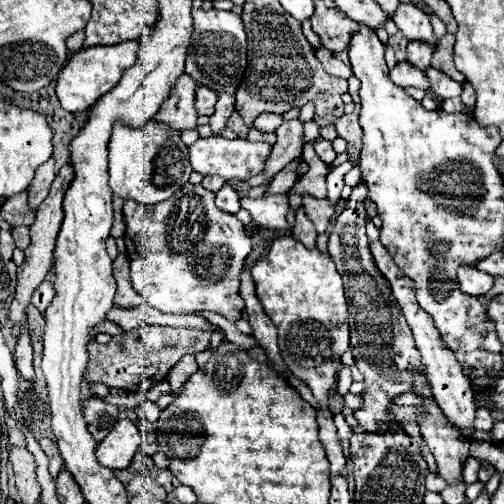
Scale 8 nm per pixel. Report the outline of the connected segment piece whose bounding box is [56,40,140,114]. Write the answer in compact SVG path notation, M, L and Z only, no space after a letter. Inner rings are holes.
M130 40L116 46L86 46L74 52L74 56L70 58L70 62L66 62L56 80L56 96L60 100L60 106L72 114L86 112L88 108L92 108L92 104L96 104L100 96L104 96L120 82L124 68L130 68L134 64L138 50L140 42Z

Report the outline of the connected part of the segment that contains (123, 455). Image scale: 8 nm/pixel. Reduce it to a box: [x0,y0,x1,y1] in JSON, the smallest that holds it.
[96,420,142,470]

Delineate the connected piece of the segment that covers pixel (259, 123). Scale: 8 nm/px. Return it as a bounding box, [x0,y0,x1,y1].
[254,114,282,132]

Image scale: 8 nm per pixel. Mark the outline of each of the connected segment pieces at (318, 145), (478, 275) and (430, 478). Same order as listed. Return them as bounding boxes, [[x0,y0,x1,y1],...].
[[314,140,336,164],[458,266,494,296],[426,474,448,492]]

